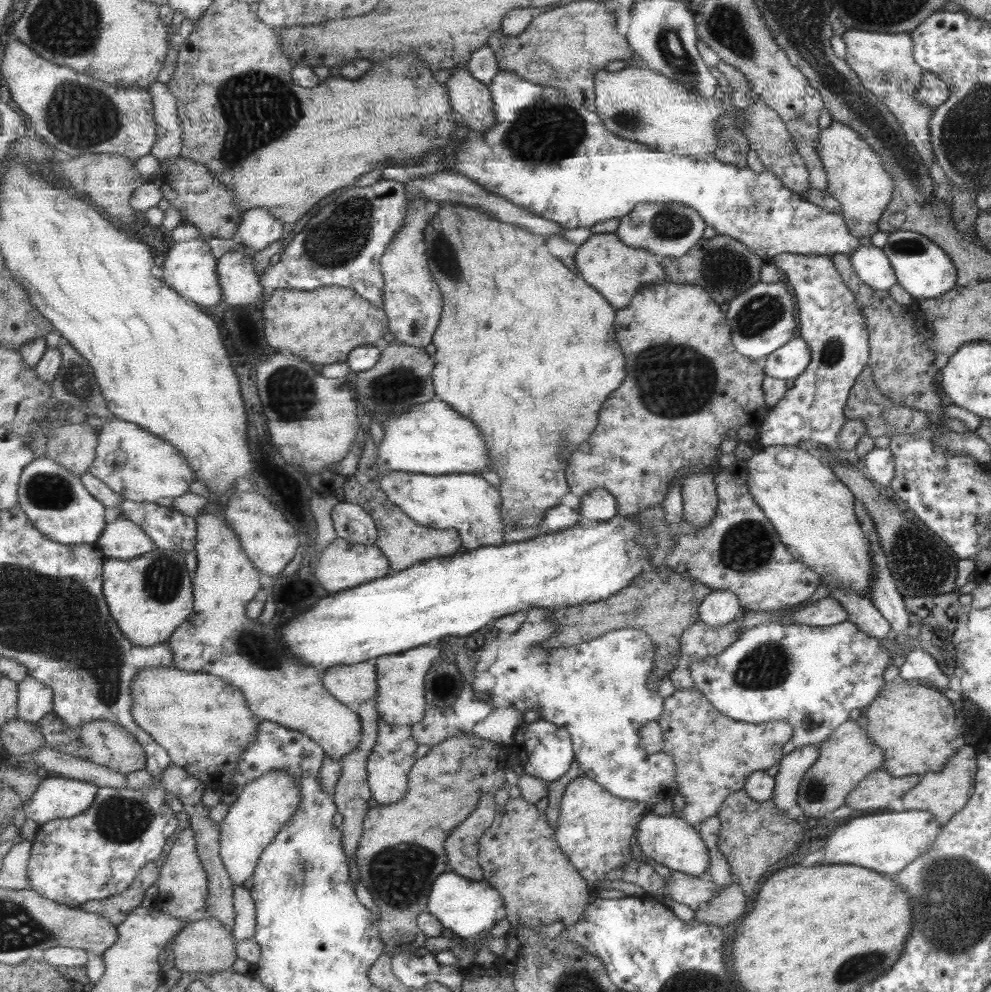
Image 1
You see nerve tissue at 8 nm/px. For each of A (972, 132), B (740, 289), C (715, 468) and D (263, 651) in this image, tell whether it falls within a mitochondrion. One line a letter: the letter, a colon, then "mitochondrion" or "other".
A: mitochondrion
B: mitochondrion
C: other
D: mitochondrion

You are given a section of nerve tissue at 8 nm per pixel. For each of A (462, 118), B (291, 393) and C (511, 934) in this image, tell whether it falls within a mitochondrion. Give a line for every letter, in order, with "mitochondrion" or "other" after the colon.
A: other
B: mitochondrion
C: other

